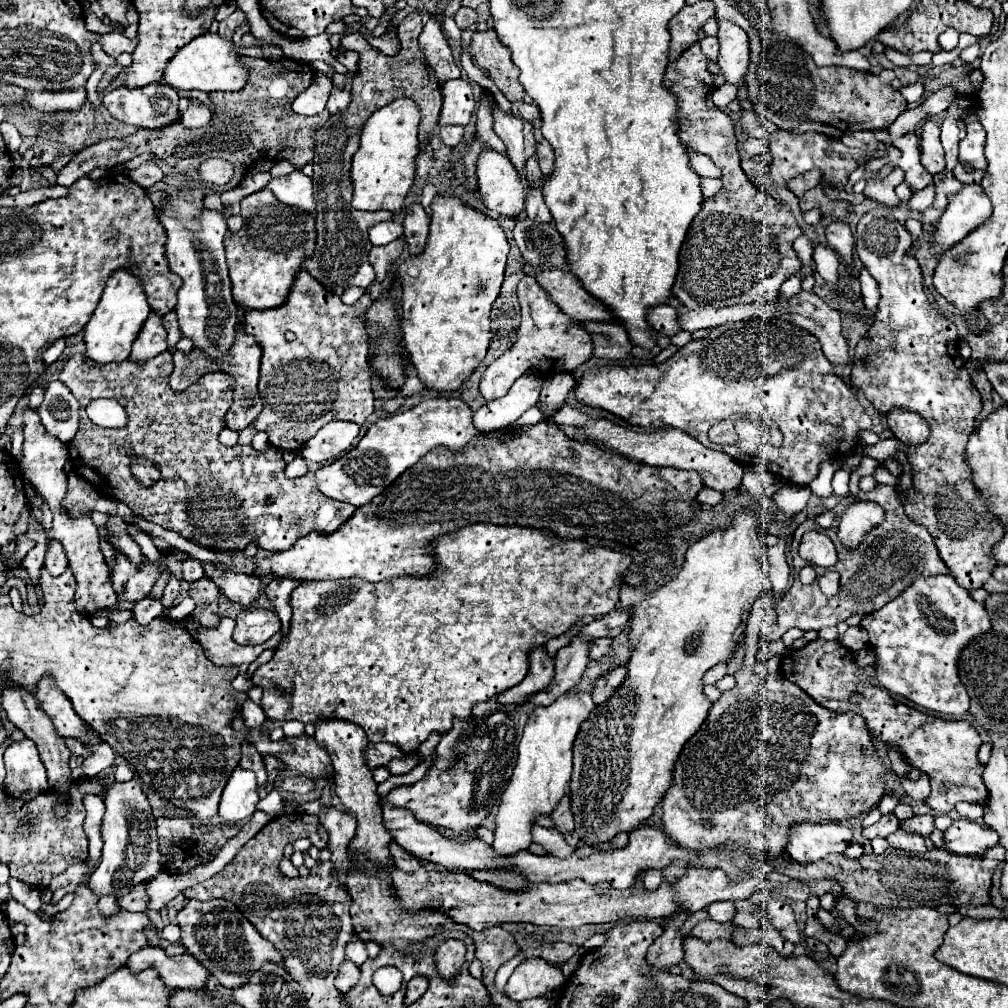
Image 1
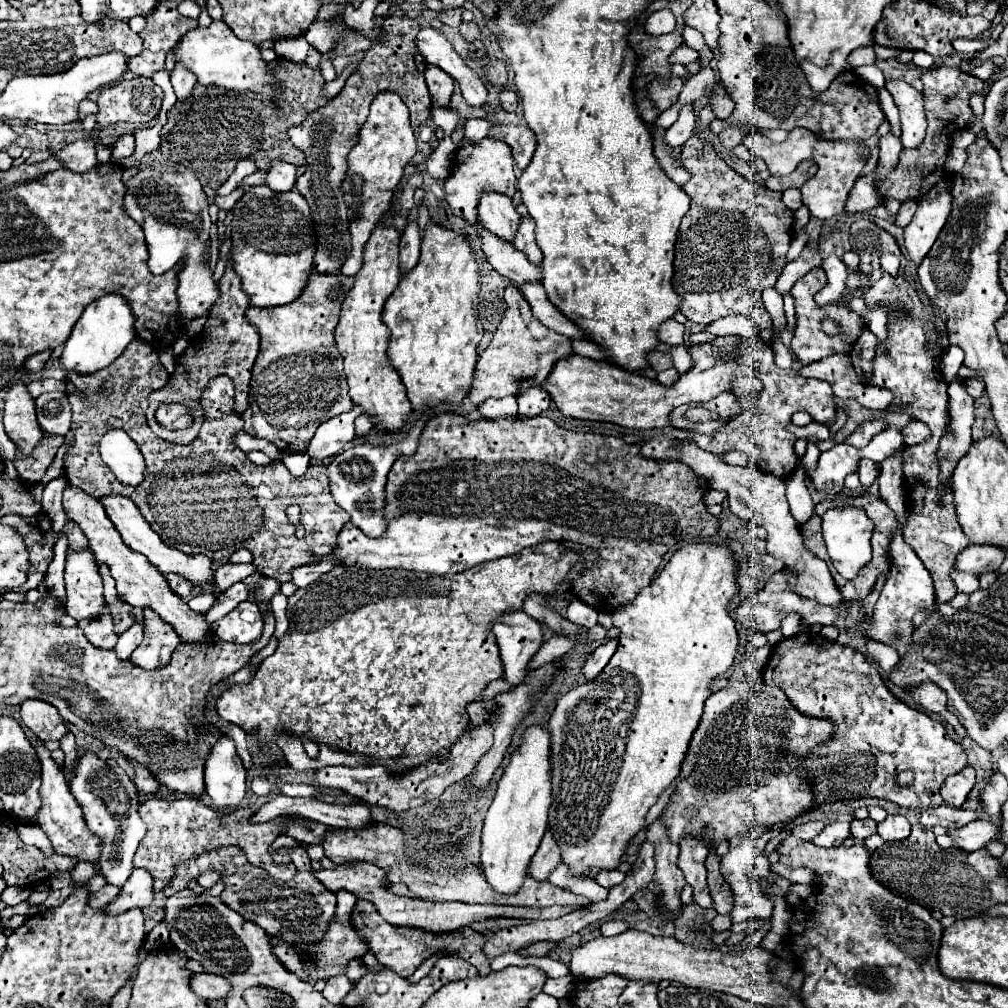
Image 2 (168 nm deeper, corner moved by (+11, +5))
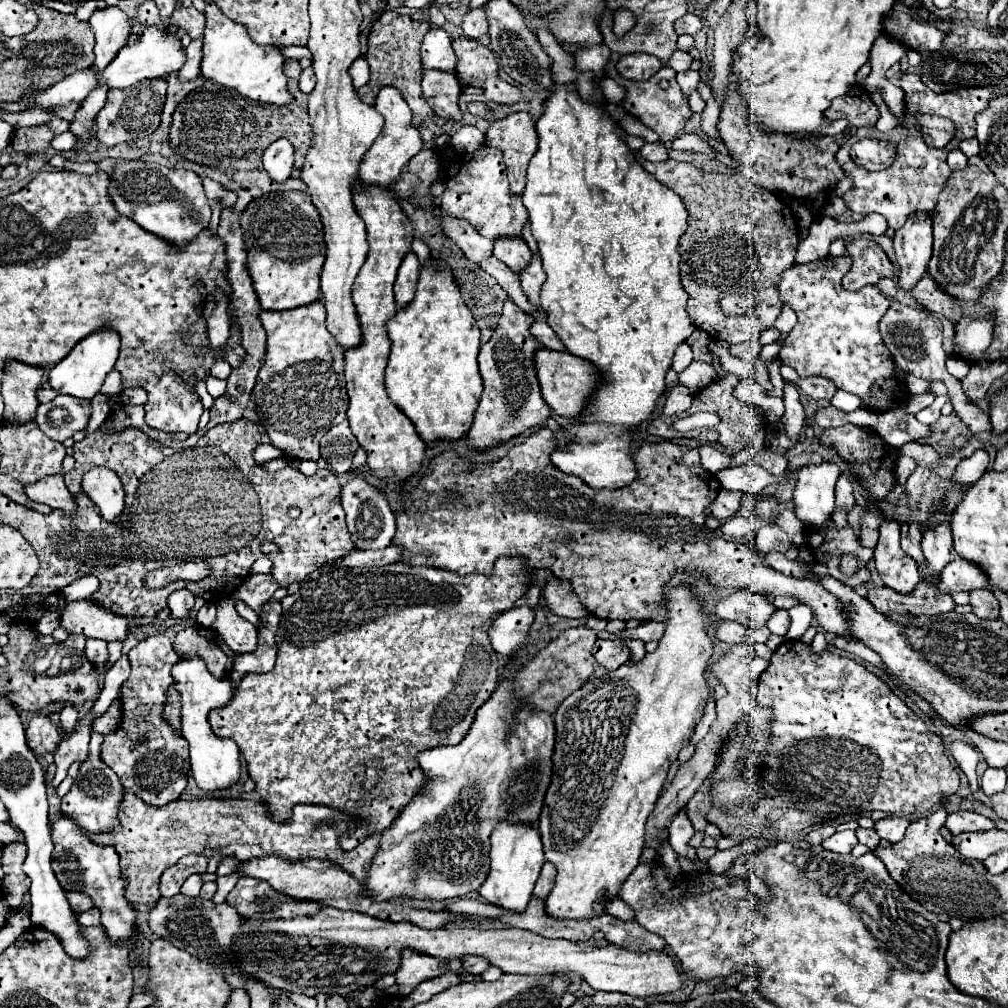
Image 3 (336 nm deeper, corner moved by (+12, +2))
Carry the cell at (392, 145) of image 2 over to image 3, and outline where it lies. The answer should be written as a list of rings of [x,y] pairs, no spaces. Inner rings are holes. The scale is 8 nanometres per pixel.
[[[384,86],[376,96],[374,110],[384,116],[384,126],[382,126],[382,132],[378,134],[378,138],[374,140],[372,148],[362,158],[358,180],[366,188],[378,186],[378,188],[390,190],[390,186],[398,180],[398,176],[400,176],[402,168],[408,164],[408,160],[424,148],[424,142],[420,138],[420,132],[412,126],[412,112],[396,88]]]

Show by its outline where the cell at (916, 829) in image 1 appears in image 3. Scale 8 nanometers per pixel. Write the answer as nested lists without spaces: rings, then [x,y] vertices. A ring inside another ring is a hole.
[[[954,812],[954,814],[948,814],[944,826],[954,836],[962,834],[962,832],[982,832],[982,830],[996,828],[996,824],[990,818],[986,818],[982,814],[976,814],[976,812]]]

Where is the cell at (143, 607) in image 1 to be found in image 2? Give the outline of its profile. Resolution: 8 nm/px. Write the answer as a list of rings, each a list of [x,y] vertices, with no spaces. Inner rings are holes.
[[[135,623],[129,631],[125,631],[125,633],[119,637],[119,641],[117,641],[117,645],[115,645],[117,657],[119,657],[121,661],[129,661],[133,649],[135,649],[141,641],[143,641],[143,627],[141,627],[139,623]]]

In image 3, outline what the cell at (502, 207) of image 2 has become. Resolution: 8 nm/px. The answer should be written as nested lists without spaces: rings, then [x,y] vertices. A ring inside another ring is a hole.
[[[504,236],[504,238],[494,240],[494,256],[498,260],[502,260],[508,268],[520,272],[524,268],[524,262],[528,262],[528,258],[532,258],[532,252],[524,238],[518,238],[518,236],[506,238]]]

